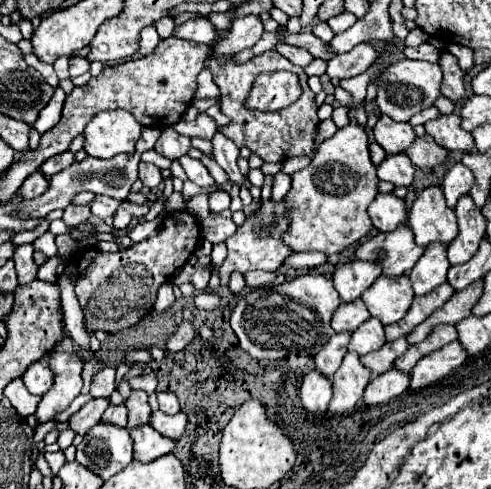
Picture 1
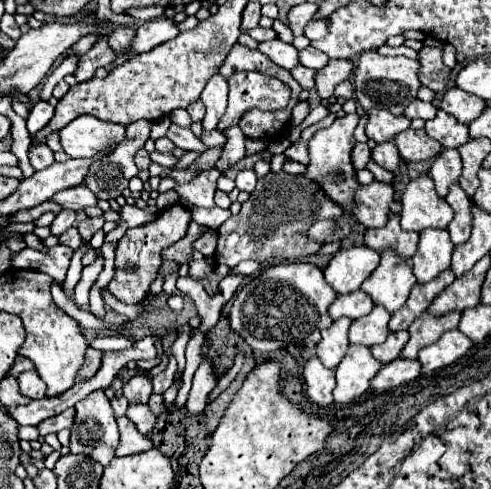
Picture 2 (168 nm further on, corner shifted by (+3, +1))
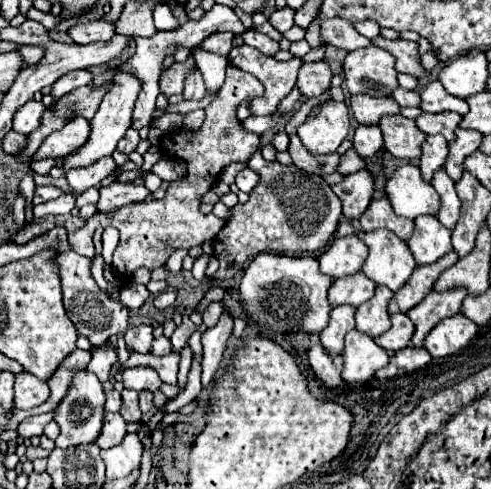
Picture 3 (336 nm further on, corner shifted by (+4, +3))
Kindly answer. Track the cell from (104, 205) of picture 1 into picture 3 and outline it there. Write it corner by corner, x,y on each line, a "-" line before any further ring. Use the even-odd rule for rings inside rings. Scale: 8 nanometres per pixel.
36,187
36,195
34,195
34,205
38,203
46,203
46,201
52,201
52,199
58,199
60,195
64,195
62,189
58,187

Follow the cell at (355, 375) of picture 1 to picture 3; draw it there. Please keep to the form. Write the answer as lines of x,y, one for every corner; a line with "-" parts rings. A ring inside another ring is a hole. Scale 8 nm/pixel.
352,329
346,335
346,349
342,353
344,357
344,371
342,379
348,385
366,383
372,379
372,375
388,365
390,355
378,347
368,335

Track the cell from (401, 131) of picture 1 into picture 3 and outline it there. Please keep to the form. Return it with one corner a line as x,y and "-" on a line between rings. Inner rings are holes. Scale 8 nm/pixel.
354,95
350,107
360,125
378,125
380,117
400,113
400,105
396,105
396,101
392,97

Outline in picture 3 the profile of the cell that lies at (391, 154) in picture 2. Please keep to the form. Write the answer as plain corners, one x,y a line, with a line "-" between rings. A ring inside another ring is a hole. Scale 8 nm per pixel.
360,125
354,133
354,149
360,157
376,157
382,151
382,133
378,125

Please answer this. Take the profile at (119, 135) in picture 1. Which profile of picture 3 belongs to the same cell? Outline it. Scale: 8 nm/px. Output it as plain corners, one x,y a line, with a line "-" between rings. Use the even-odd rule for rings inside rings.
74,117
68,121
62,129
54,131
36,151
34,159
44,159
44,157
66,157
80,145
90,135
90,121
84,117

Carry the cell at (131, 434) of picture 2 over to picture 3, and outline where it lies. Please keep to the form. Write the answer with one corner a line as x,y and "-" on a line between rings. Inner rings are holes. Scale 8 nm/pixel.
106,413
104,417
104,427
102,427
102,433
96,441
96,445
100,449
110,449
114,445
120,445
120,441
124,441
126,437
126,421
120,413

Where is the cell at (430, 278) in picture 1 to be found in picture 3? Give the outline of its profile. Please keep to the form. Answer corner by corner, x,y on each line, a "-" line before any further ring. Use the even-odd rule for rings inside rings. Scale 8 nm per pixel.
422,215
414,219
416,229
414,235
408,239
408,247
416,259
416,265
432,265
440,257
452,251
450,243
450,229
444,229
440,221
432,215

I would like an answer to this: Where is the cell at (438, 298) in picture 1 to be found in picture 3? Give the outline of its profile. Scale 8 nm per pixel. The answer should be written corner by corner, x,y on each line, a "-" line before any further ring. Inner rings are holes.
450,251
446,257
442,257
434,265
416,267
416,271
406,281
406,285
392,297
392,301
388,305
388,313
390,315
408,313
414,305
418,305
432,291
432,285
440,277
440,273
444,273
444,269
452,267
456,261
458,261
458,255
454,251

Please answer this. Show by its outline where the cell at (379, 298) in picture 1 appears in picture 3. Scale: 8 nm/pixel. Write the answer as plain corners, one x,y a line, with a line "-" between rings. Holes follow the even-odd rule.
376,229
372,233
358,235
370,249
362,273
376,285
384,285
390,291
398,291
412,271
416,269
414,257
404,241
400,241
388,229

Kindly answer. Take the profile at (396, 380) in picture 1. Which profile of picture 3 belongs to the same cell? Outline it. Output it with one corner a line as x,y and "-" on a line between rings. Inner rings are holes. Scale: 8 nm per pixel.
406,347
406,349
402,349
402,351
398,351
398,353
394,353
390,357
390,363
376,373
376,379
392,379
392,377
398,377
398,375
406,375
406,373
418,371
430,359
432,357
430,357
430,353
424,347
422,349

